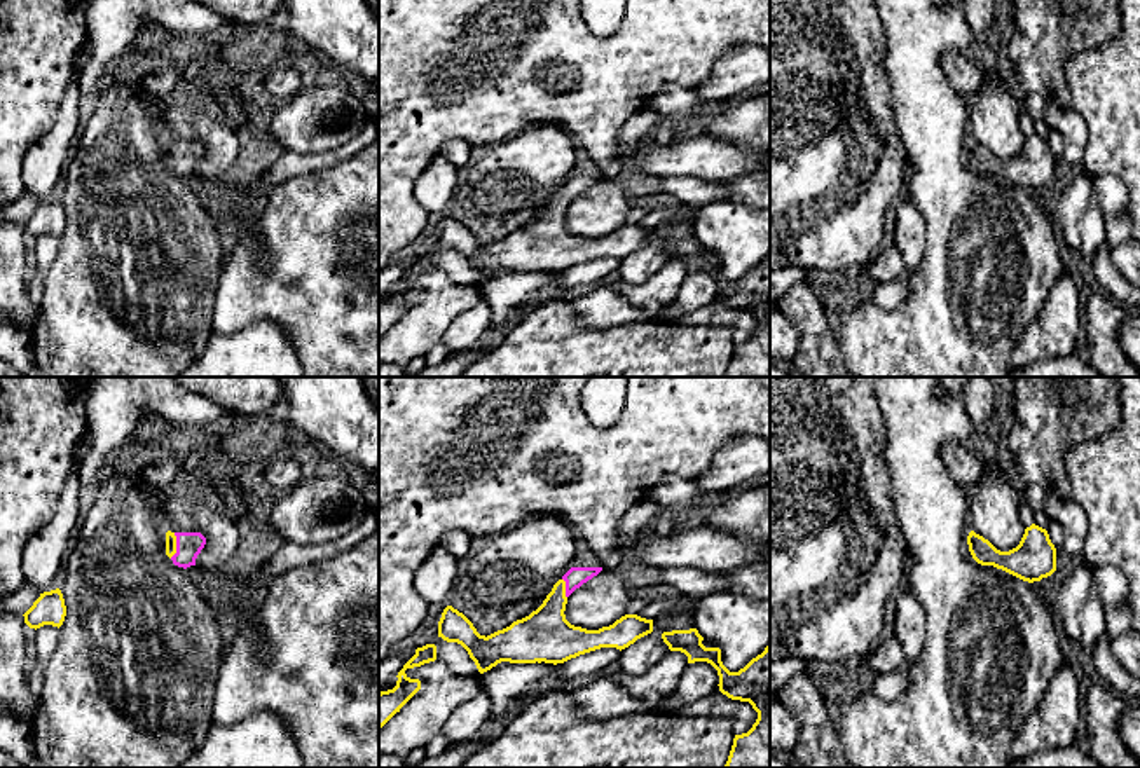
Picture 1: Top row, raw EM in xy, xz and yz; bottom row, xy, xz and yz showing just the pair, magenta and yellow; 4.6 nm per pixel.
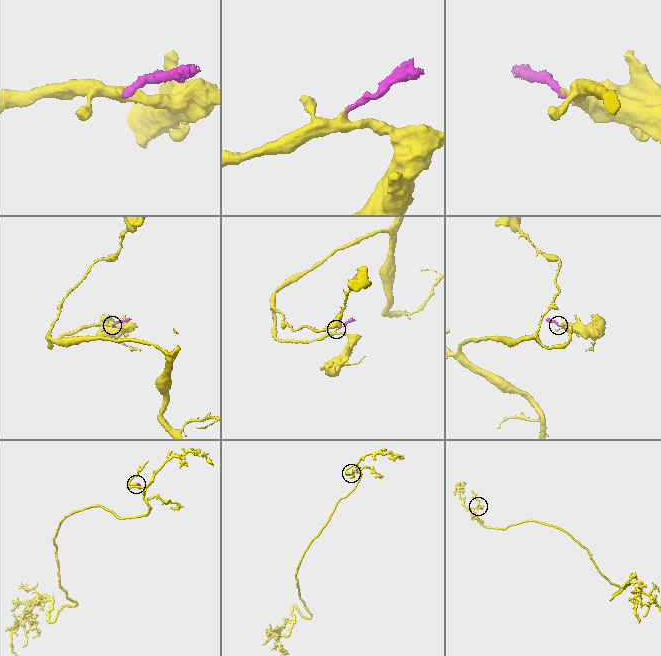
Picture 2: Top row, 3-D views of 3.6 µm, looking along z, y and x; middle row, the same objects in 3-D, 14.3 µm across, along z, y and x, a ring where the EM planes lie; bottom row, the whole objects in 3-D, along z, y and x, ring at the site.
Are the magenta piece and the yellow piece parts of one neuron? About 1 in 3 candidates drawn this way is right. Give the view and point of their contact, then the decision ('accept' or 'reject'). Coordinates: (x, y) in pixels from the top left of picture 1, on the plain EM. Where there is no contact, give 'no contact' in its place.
meets magenta in xy at (177, 154); accept

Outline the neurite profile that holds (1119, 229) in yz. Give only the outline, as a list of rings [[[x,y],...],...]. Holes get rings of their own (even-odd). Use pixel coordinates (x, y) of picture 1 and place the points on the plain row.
[[[1128,211],[1107,216],[1107,246],[1116,248],[1133,237],[1131,218]]]

